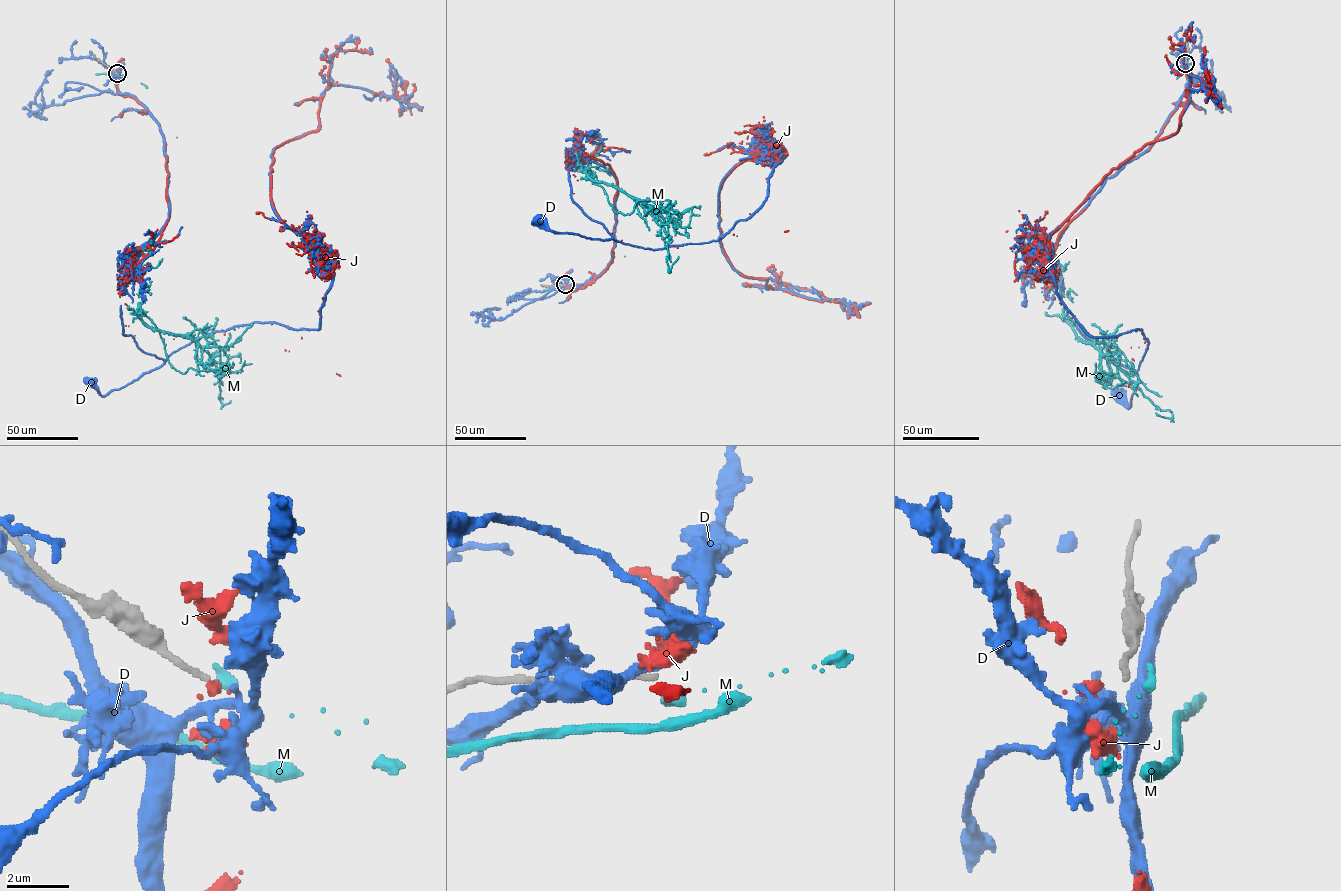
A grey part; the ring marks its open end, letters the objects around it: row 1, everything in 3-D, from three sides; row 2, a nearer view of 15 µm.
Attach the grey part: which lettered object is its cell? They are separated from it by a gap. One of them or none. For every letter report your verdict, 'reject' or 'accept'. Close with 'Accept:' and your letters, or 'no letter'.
D: reject
J: reject
M: reject
Accept: no letter

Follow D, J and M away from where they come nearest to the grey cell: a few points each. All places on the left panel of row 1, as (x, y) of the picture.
D: (117, 74), (158, 124), (169, 204), (127, 261), (120, 317), (164, 362), (104, 395), (92, 379)
J: (117, 73), (169, 208), (125, 326), (285, 350), (333, 261), (273, 151), (328, 86), (396, 96), (387, 58)
M: (117, 73), (152, 243), (138, 316), (219, 346), (219, 397), (230, 400)

